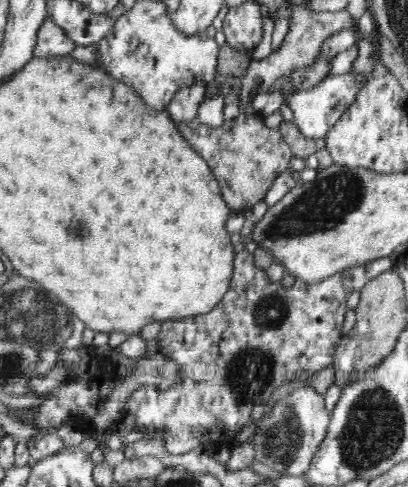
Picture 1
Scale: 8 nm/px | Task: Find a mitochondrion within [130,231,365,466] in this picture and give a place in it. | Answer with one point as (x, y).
(247, 372)

